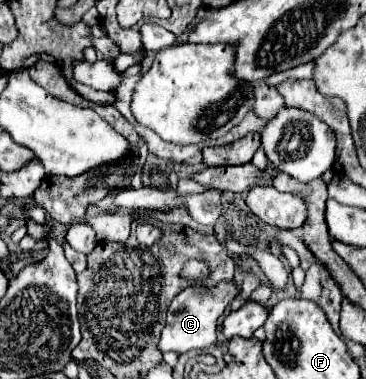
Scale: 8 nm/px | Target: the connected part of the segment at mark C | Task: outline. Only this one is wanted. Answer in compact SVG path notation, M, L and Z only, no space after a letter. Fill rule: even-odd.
M223 281L213 289L205 289L197 285L185 287L179 295L175 295L175 299L167 309L167 325L161 331L159 349L163 353L167 351L185 353L189 349L205 349L213 345L217 341L217 321L237 295L239 295L239 287L235 281Z

